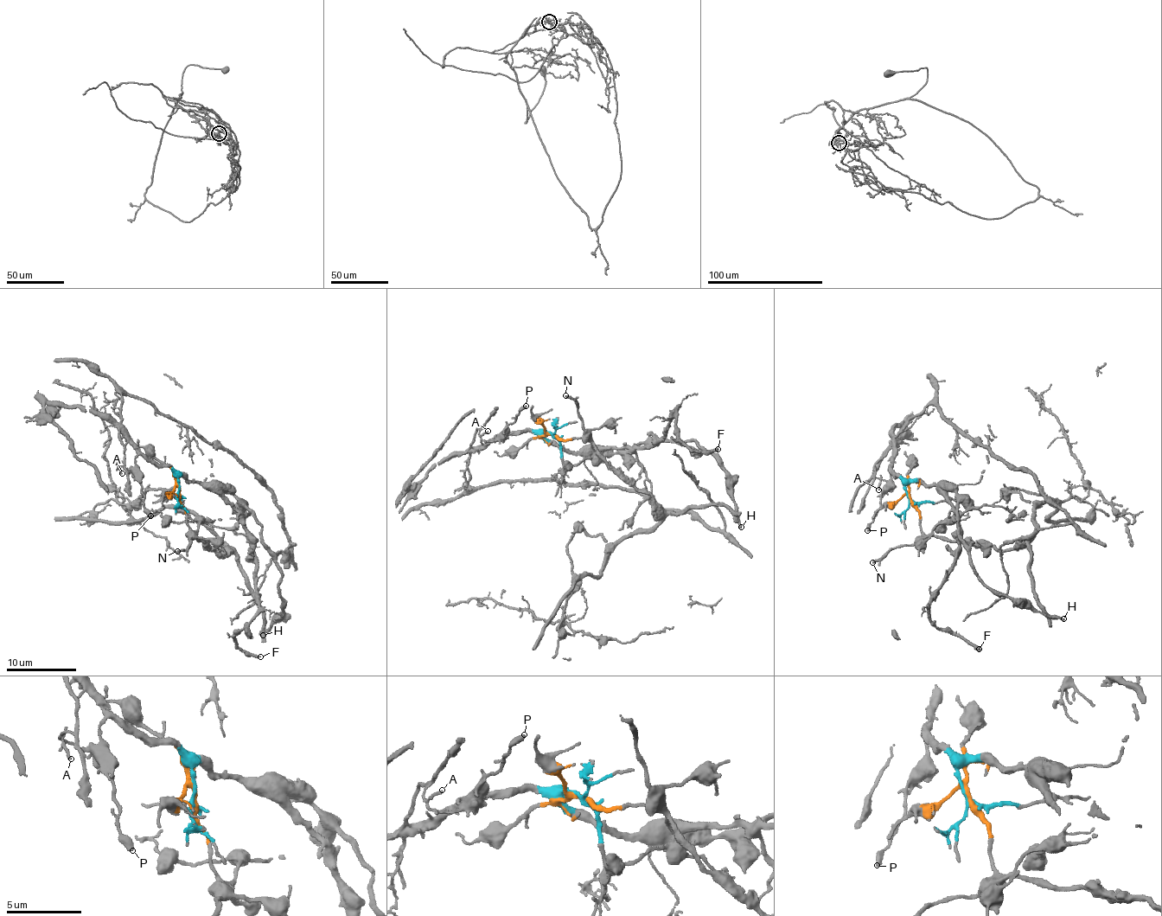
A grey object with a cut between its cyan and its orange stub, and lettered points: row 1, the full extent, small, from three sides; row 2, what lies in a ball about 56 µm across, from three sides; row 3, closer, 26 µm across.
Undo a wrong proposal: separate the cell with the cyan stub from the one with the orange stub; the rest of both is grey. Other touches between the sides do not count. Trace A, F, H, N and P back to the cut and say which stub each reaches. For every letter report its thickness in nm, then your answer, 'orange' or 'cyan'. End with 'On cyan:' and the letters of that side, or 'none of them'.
A: 160 nm thick; cyan
F: 280 nm thick; cyan
H: 240 nm thick; cyan
N: 240 nm thick; orange
P: 400 nm thick; cyan
On cyan: A, F, H, P

